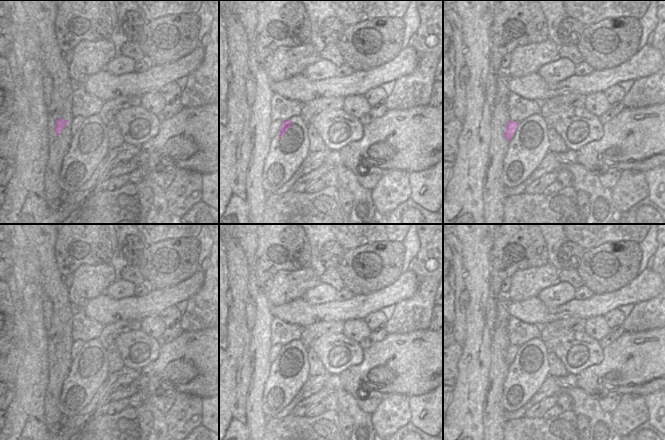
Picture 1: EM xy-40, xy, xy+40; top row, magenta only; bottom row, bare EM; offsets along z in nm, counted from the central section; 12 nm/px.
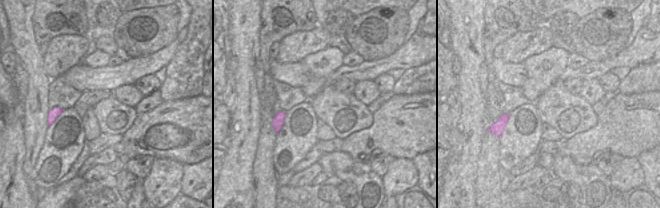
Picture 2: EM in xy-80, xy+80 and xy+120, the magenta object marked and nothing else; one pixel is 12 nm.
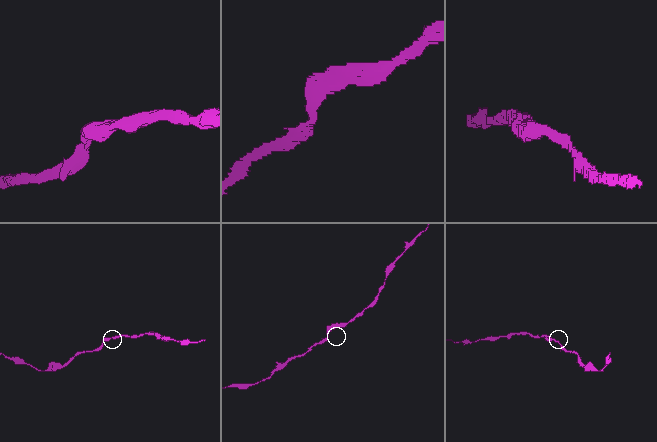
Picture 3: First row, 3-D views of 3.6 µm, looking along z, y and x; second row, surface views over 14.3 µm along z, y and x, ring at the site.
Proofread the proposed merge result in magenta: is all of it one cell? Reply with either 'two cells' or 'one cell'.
one cell

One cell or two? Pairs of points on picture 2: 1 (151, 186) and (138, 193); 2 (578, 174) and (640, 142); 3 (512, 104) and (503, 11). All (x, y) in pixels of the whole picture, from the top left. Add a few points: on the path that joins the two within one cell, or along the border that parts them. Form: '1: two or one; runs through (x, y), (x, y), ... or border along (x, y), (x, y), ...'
1: two; border along (141, 180), (144, 186), (145, 197)
2: two; border along (571, 159), (577, 164), (596, 166)
3: two; border along (498, 81), (498, 87), (504, 100), (505, 111)

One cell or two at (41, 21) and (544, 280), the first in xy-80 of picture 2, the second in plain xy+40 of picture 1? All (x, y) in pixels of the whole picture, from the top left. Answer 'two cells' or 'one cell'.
two cells

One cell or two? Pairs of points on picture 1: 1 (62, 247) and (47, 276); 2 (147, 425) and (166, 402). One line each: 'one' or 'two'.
1: one
2: two

